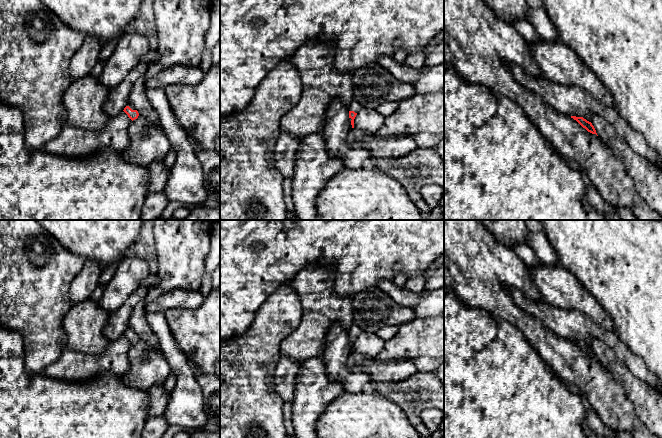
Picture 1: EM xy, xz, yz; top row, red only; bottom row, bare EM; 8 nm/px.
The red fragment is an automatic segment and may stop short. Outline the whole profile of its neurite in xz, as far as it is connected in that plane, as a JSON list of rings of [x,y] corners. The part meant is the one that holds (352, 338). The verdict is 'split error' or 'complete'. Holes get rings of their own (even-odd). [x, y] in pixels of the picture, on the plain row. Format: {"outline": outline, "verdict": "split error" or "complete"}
{"outline": [[[353,323],[353,325],[348,329],[349,342],[351,345],[352,352],[354,352],[354,343],[357,337],[362,333],[362,329]]], "verdict": "split error"}

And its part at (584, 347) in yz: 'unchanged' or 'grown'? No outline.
unchanged

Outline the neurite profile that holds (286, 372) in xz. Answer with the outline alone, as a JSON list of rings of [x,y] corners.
[[[281,357],[275,369],[275,390],[284,402],[291,402],[294,398],[295,383],[301,363],[289,357]]]

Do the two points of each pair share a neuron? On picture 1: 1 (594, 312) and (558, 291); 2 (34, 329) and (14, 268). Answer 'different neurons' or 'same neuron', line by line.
1: same neuron
2: same neuron

